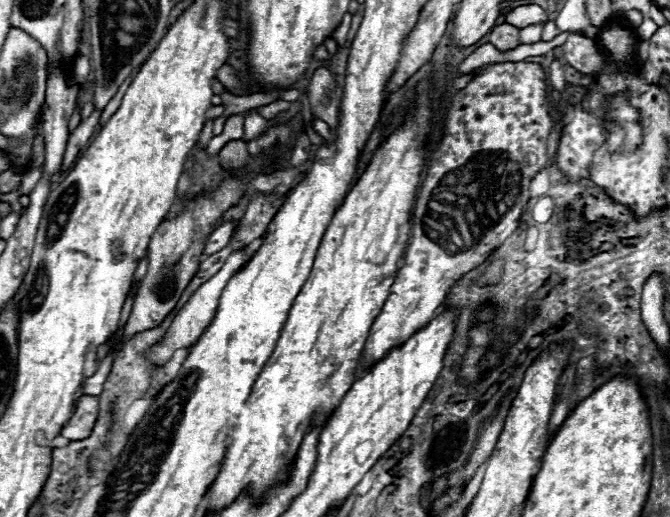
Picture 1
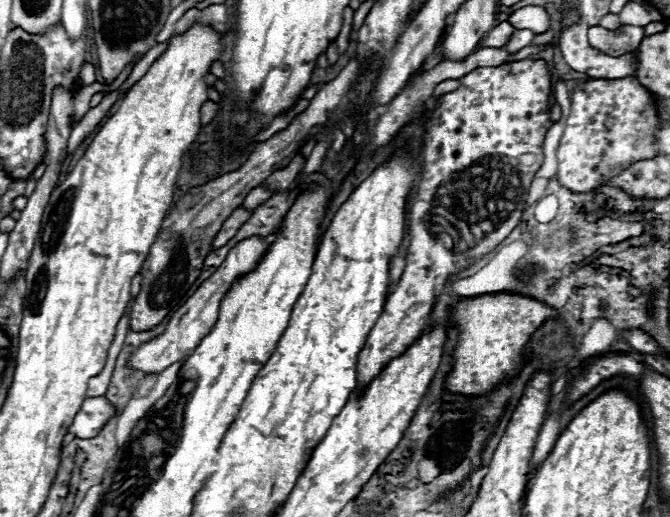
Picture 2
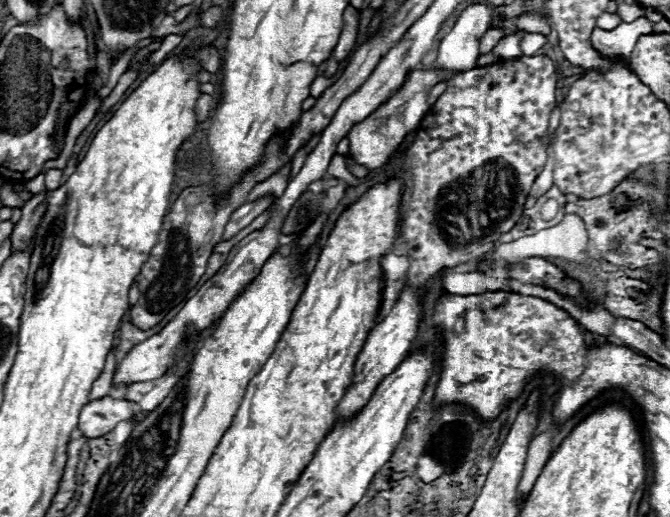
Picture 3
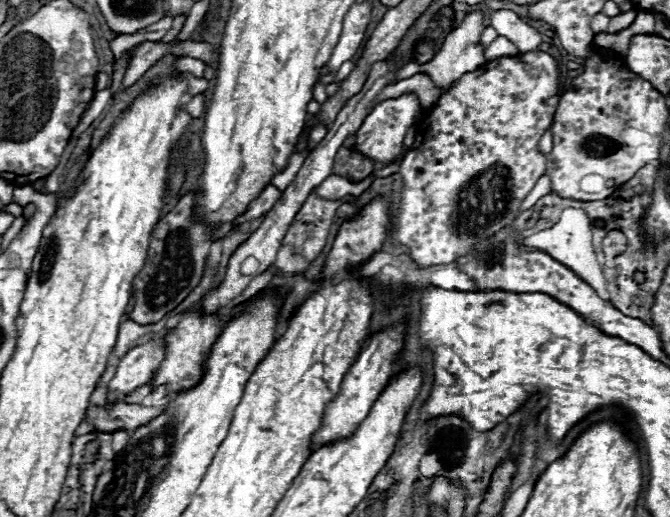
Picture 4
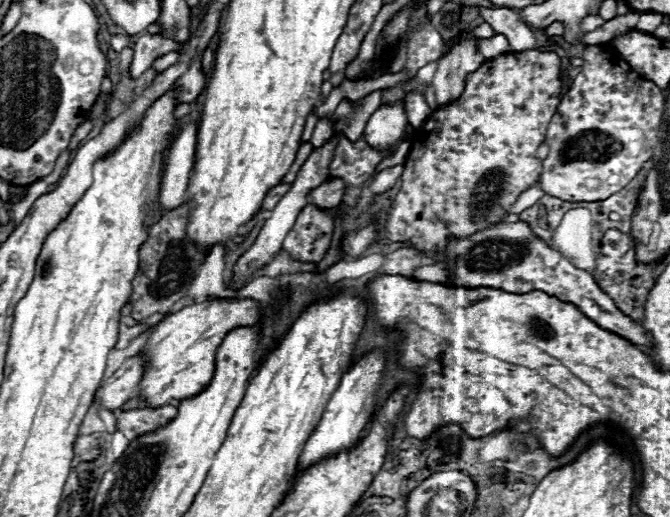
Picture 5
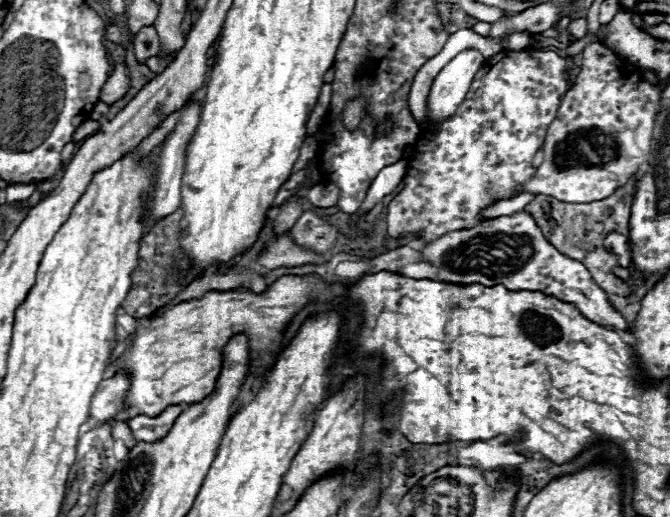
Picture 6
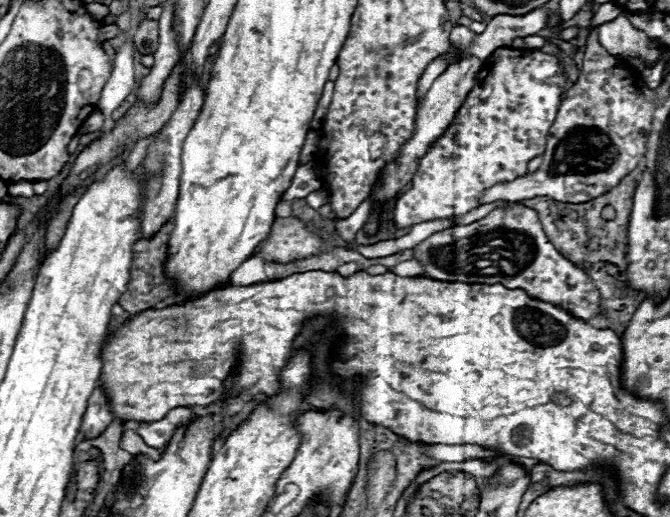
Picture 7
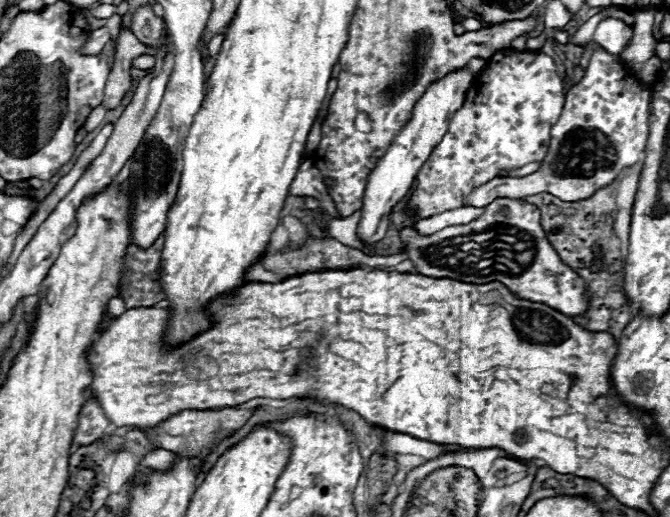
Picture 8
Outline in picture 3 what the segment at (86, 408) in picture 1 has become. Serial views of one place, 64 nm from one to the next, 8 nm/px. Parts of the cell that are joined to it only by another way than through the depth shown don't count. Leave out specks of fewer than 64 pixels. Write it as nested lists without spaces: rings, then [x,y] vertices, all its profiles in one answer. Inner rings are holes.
[[[104,396],[102,400],[92,400],[82,408],[78,428],[84,432],[86,438],[104,436],[106,432],[114,430],[118,422],[128,420],[132,414],[138,412],[142,410],[132,402]]]

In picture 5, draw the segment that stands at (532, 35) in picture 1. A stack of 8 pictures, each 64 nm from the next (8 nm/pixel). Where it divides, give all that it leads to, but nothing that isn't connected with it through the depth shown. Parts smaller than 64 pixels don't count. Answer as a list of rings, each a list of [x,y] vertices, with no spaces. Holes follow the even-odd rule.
[[[496,34],[496,36],[488,38],[488,40],[480,40],[478,38],[478,46],[480,46],[480,50],[482,50],[482,54],[486,58],[496,58],[496,56],[512,50],[510,44],[508,44],[508,40],[502,34]]]

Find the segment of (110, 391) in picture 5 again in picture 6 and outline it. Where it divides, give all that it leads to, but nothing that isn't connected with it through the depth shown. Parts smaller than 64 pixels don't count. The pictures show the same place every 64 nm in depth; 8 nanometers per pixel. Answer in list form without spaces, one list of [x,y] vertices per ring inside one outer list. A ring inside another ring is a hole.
[[[122,372],[114,378],[102,380],[90,402],[90,416],[100,424],[108,424],[120,412],[128,384],[130,380]]]

